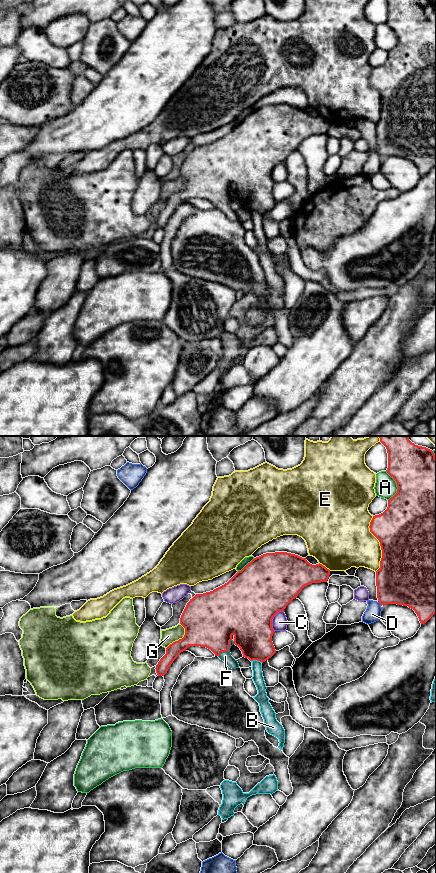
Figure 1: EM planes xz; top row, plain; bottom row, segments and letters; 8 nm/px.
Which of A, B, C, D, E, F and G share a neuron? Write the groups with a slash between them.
A / B / C / D / E / F / G

